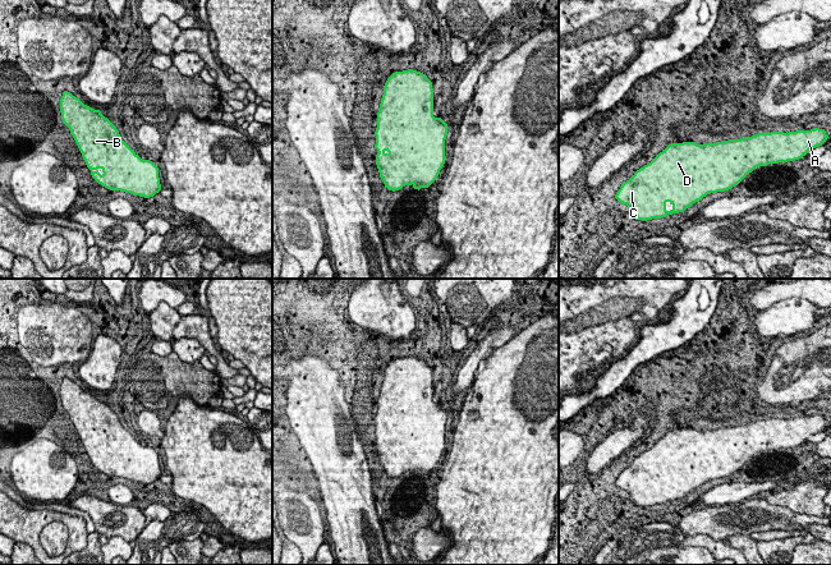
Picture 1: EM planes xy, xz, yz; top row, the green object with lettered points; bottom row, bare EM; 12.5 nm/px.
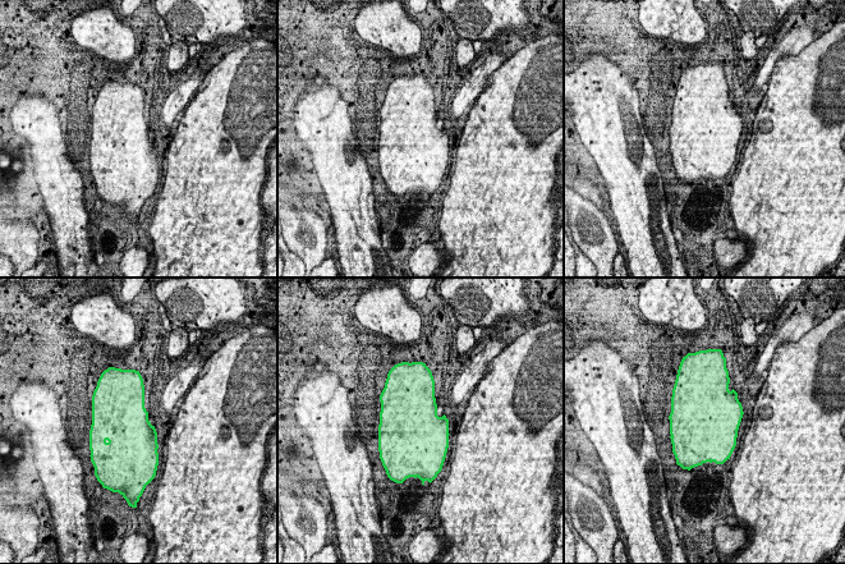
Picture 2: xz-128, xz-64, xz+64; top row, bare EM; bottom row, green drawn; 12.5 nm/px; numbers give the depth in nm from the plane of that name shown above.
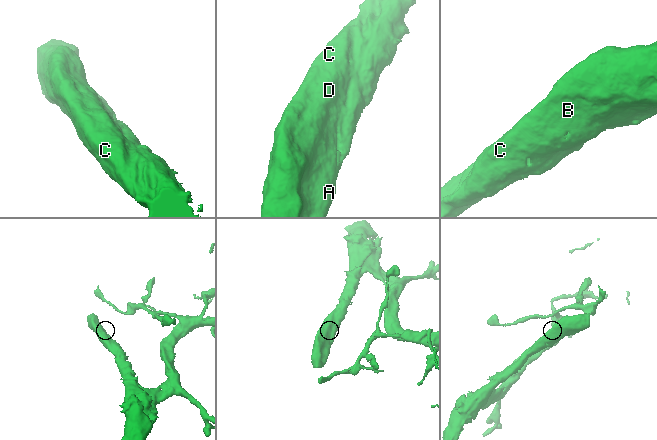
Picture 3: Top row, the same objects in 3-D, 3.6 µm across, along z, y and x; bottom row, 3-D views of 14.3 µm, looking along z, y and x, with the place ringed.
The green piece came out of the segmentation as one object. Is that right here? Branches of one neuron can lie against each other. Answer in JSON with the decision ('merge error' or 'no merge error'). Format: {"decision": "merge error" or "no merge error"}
{"decision": "no merge error"}

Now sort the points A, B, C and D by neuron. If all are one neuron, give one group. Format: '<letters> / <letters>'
A B C D

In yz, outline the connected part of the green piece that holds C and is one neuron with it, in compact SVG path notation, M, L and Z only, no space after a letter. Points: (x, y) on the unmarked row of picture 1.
M814 414L811 417L796 417L789 419L758 419L740 426L729 426L716 430L710 428L706 431L697 431L695 428L671 430L649 450L637 456L629 467L624 468L616 478L615 484L620 490L628 492L629 499L635 504L635 506L647 507L666 504L672 500L684 499L688 493L710 479L731 476L756 454L803 445L809 436L822 432L827 424L828 422L825 415Z

